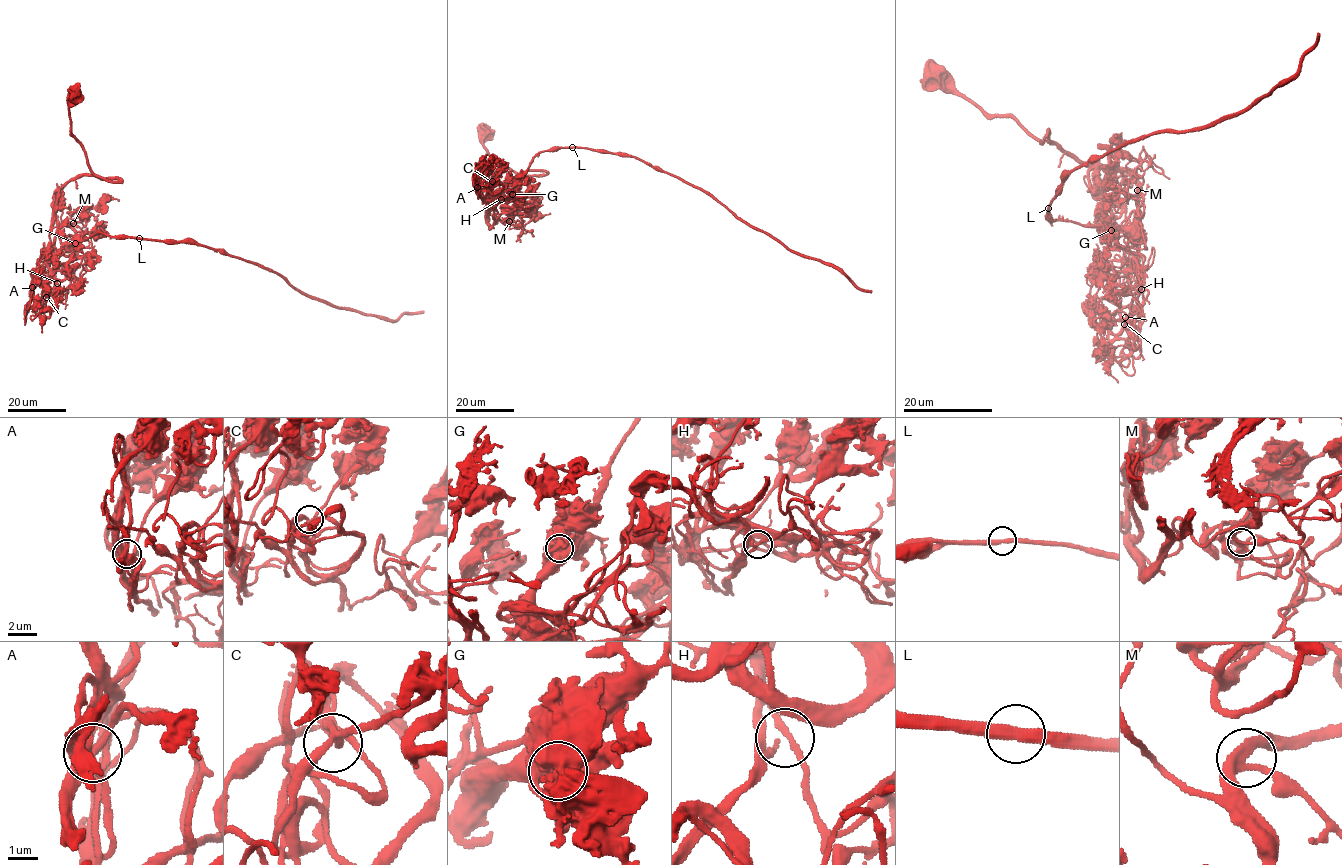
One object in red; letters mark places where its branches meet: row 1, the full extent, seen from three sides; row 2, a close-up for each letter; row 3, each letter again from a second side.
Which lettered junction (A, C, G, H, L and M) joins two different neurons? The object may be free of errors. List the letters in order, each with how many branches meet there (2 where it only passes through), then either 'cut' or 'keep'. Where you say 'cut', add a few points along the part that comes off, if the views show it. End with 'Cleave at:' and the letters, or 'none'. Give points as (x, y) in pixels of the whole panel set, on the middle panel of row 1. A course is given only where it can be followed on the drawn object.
A: 6 branches meet; keep
C: 3 branches meet; keep
G: 3 branches meet; cut; foreign part runs (512, 194), (531, 160), (547, 150), (588, 148), (630, 155), (699, 188), (792, 250), (832, 264), (871, 292)
H: 3 branches meet; keep
L: 2 branches meet; keep
M: 3 branches meet; keep
Cleave at: G

